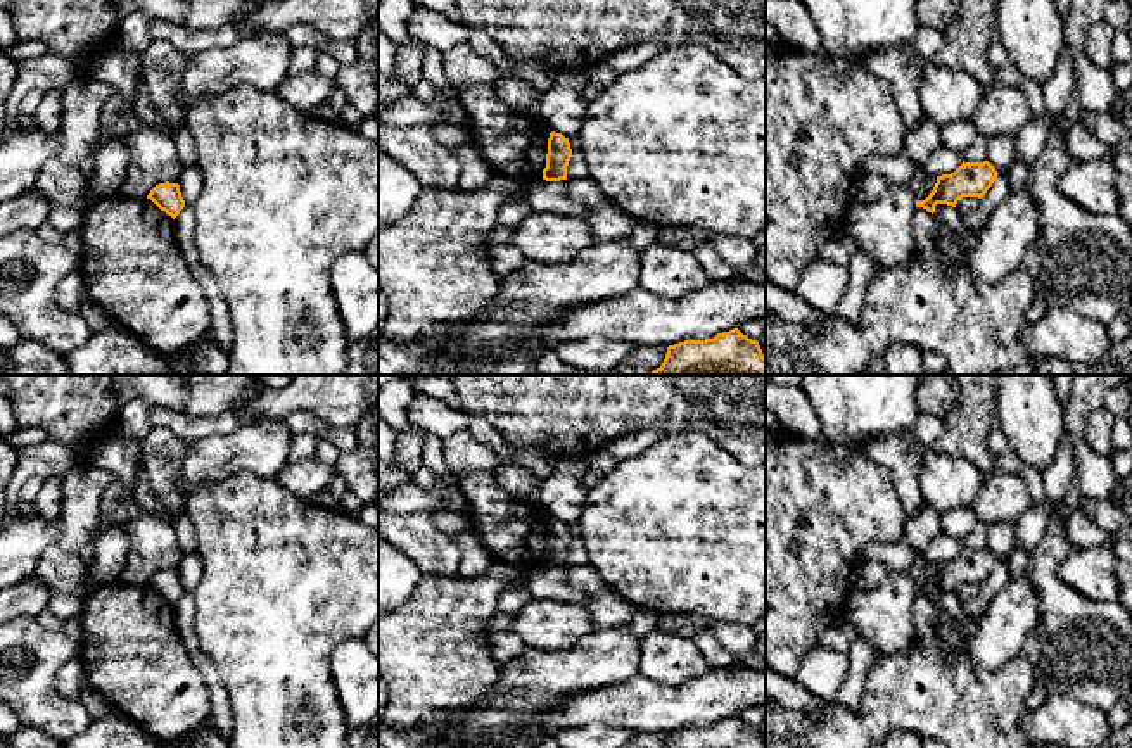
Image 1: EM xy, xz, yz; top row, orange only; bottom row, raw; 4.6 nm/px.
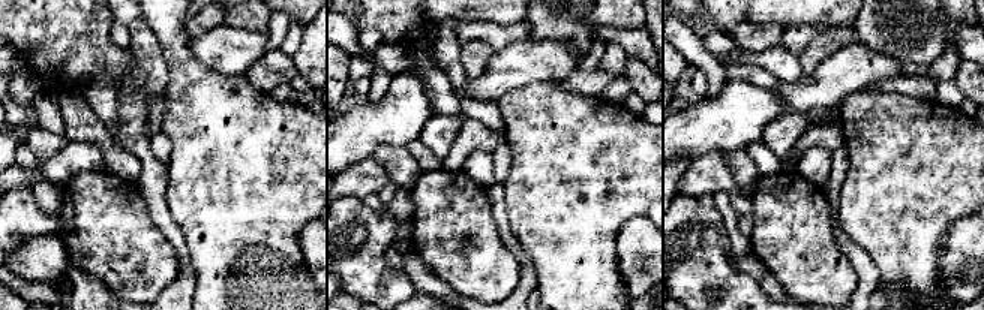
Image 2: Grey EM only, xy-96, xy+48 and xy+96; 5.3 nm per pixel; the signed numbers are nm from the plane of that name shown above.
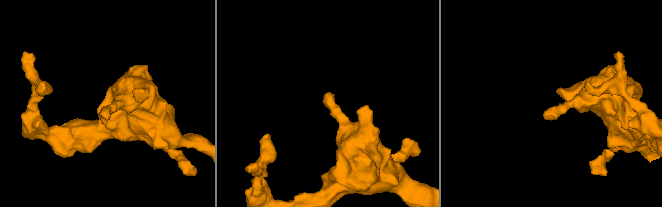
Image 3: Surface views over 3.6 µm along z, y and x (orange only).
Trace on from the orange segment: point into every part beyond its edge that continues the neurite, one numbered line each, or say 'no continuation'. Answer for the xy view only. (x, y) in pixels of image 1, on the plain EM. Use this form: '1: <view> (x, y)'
no continuation

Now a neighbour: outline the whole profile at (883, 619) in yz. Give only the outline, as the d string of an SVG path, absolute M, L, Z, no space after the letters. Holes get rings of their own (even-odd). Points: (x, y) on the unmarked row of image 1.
M895 572L873 591L854 589L843 612L868 646L878 655L906 650L916 636L913 605L916 584L909 574Z

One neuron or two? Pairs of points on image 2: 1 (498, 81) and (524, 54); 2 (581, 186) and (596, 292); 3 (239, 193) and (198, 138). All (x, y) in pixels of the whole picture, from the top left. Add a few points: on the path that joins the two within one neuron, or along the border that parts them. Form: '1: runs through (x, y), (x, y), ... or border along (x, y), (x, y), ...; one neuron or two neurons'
1: runs through (504, 75), (519, 60); one neuron
2: runs through (587, 213), (587, 265); one neuron
3: runs through (239, 180), (212, 152); one neuron

